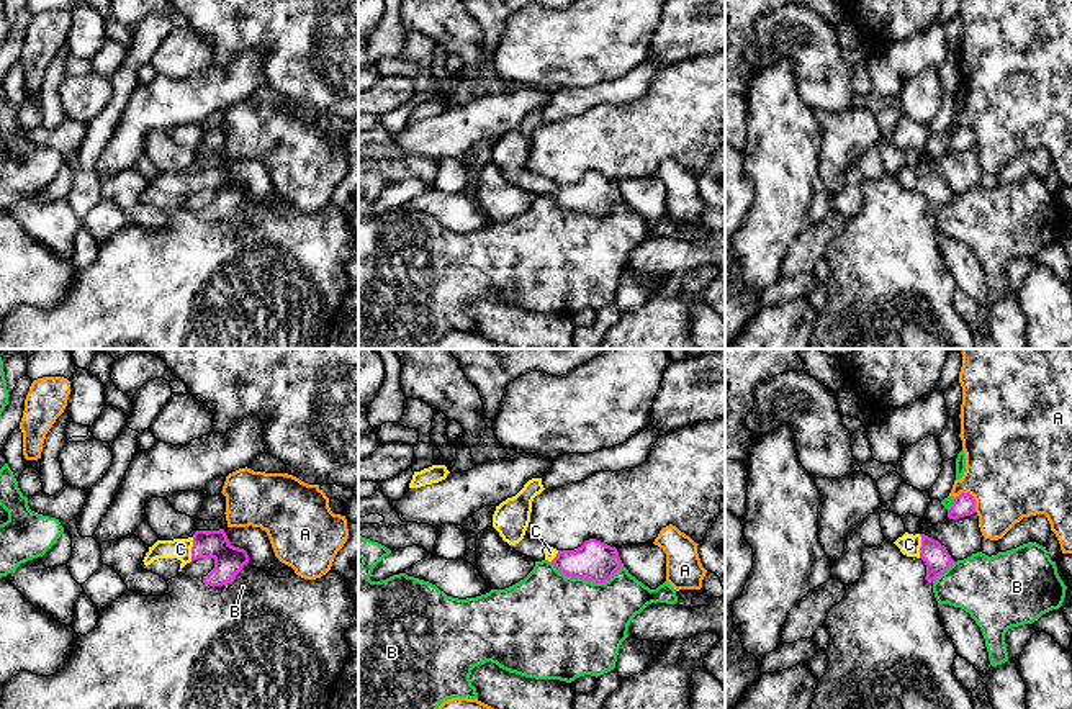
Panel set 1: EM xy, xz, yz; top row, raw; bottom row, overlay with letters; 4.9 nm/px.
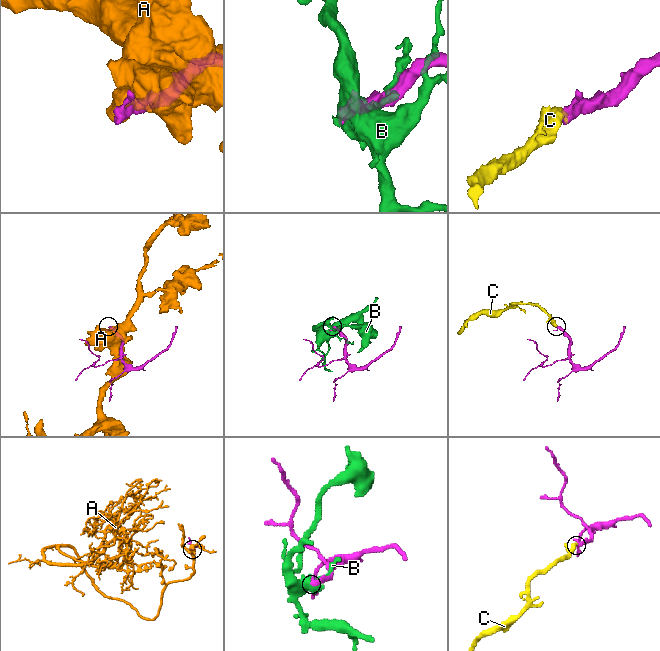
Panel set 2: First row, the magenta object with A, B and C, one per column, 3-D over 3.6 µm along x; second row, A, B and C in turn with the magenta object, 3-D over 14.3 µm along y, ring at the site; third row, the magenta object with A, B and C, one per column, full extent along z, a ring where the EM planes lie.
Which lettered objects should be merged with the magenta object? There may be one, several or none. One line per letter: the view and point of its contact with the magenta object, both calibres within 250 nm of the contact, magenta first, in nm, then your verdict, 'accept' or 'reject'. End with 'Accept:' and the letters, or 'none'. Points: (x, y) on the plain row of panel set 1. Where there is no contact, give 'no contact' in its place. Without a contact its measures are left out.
A: yz (971, 128) | 110/480 nm | reject
B: xz (588, 213) | 200/480 nm | reject
C: yz (922, 179) | 130/110 nm | accept
Accept: C

